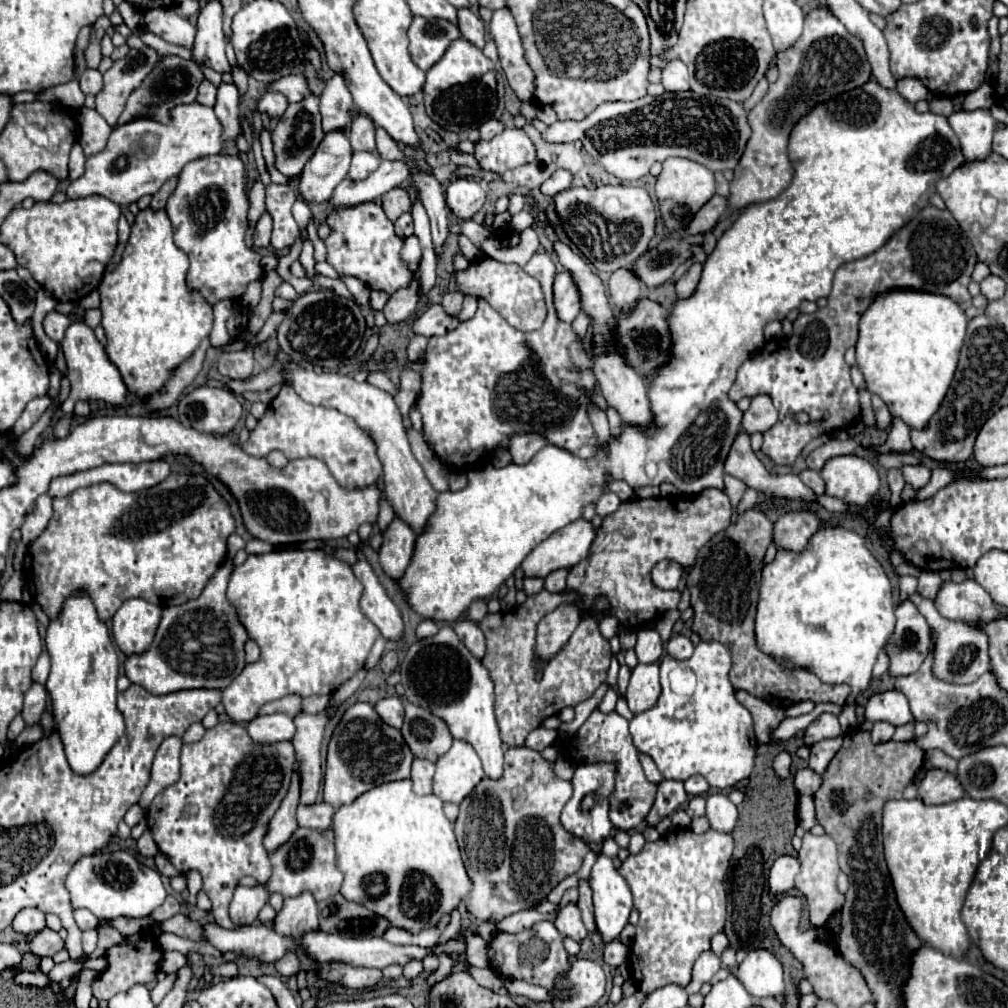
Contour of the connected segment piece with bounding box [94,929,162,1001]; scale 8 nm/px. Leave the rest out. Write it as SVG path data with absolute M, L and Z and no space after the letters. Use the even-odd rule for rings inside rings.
M142 929L136 935L130 935L124 939L124 943L112 947L106 951L108 957L108 969L94 981L94 997L98 1001L110 999L112 995L130 989L136 983L150 983L158 977L160 971L160 959L162 959L162 951L156 947L156 939L154 933L150 929Z

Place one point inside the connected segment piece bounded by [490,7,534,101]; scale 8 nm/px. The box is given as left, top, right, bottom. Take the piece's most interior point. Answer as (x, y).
(503, 30)

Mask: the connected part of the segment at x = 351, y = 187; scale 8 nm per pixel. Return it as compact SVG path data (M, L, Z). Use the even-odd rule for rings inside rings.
M382 159L378 169L368 179L352 181L346 177L334 189L332 197L328 199L328 205L330 205L330 209L342 209L342 207L354 207L360 203L374 201L380 195L384 195L386 191L398 187L408 175L410 175L410 171L408 171L406 161Z

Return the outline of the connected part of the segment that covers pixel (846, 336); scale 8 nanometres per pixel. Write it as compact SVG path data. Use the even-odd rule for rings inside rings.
M926 205L872 255L840 265L838 277L834 275L834 289L828 297L828 305L812 315L798 315L786 347L776 353L762 351L750 357L740 367L730 389L732 401L766 393L778 407L778 423L764 433L762 453L778 465L792 465L810 439L832 429L854 425L860 415L860 403L844 353L848 347L856 345L858 321L876 295L890 289L922 289L924 293L942 293L956 303L966 303L972 299L968 283L974 265L976 253L970 239L948 209L938 209L934 205ZM798 411L806 411L812 423L798 425L794 421L794 413Z

